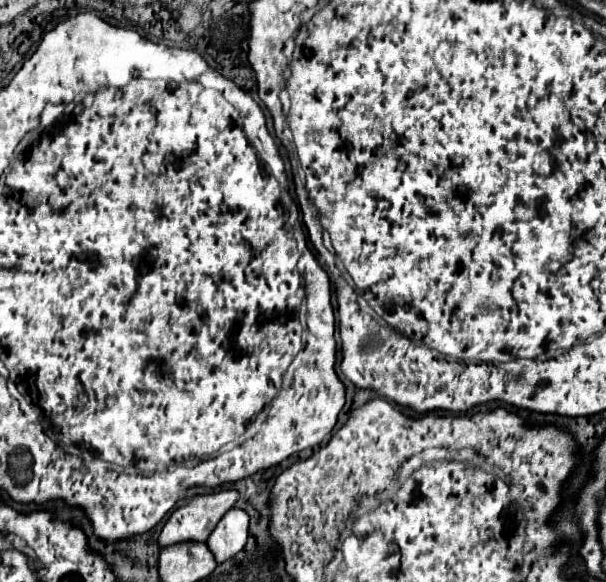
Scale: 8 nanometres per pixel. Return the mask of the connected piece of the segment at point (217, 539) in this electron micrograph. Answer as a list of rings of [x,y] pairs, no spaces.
[[[231,508],[221,518],[217,530],[207,540],[207,548],[213,552],[217,564],[233,558],[237,552],[245,548],[247,526],[249,526],[249,516],[239,508]]]

